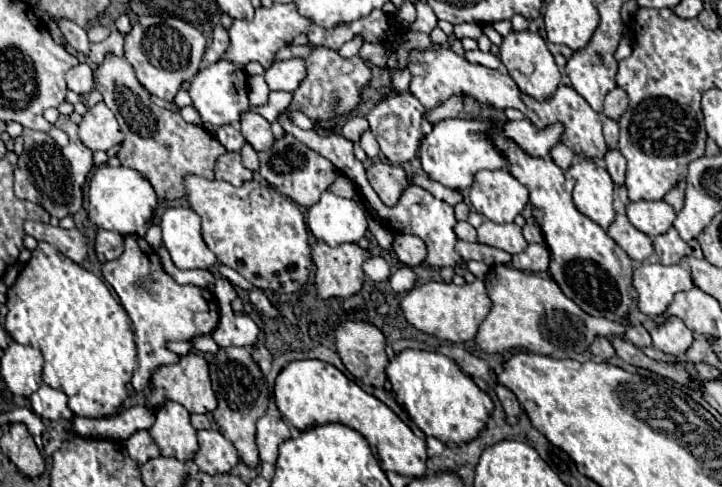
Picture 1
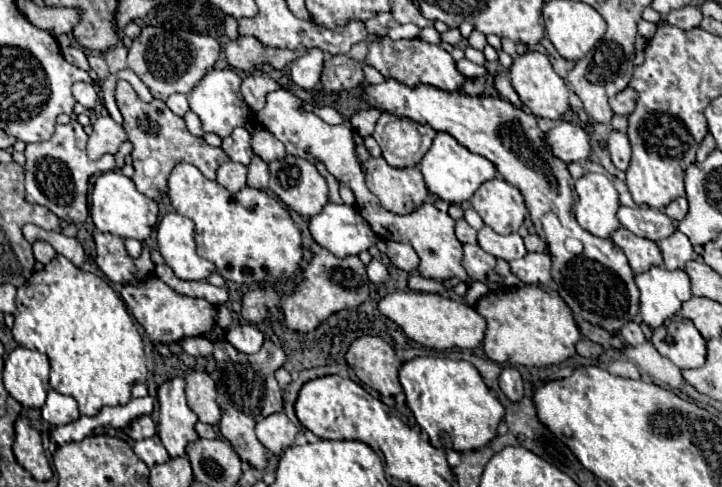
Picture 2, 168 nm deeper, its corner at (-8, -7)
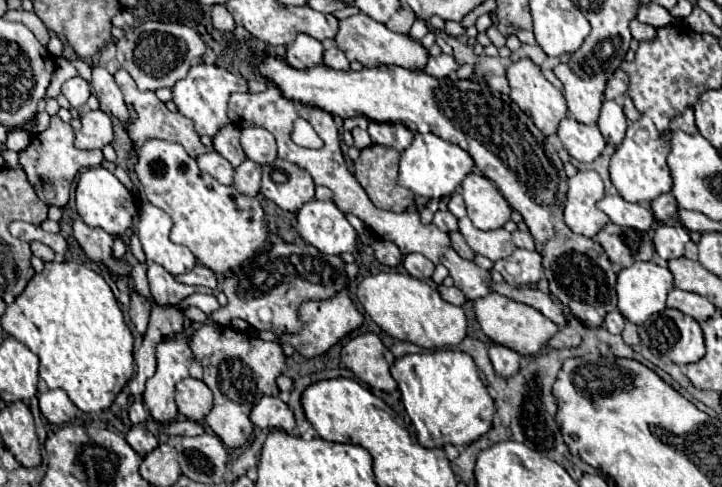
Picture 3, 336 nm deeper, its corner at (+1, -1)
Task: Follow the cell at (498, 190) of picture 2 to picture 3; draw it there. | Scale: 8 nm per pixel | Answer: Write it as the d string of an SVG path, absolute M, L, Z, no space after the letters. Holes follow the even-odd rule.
M467 174L461 184L467 216L479 230L497 230L511 216L511 206L497 186L481 174Z

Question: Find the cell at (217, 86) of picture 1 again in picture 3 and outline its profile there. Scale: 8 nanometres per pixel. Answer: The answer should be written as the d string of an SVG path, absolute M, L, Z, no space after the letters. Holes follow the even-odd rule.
M195 64L187 72L185 78L177 80L171 88L173 102L177 106L177 112L191 118L195 122L195 130L199 136L215 136L221 128L229 124L227 116L227 102L233 92L247 92L247 82L241 76L235 76L227 72L225 68L213 66L213 64Z

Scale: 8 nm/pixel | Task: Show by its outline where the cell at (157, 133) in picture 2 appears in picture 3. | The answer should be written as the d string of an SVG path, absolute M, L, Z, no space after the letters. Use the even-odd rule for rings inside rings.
M123 68L117 70L115 80L117 80L117 86L121 88L121 92L125 96L127 106L131 106L131 112L133 112L131 126L127 126L127 132L129 132L133 146L139 146L139 142L145 142L147 138L161 138L161 140L167 140L167 142L179 142L191 158L197 158L199 154L207 152L207 148L199 142L197 132L193 128L193 122L189 118L181 116L179 112L169 112L167 106L155 96L155 92L141 92L135 86L135 82L131 82L131 76L127 74L127 70L123 70Z

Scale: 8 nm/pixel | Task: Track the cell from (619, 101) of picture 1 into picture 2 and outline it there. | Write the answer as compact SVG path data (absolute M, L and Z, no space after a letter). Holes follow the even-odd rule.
M630 86L624 88L622 92L618 92L616 96L612 96L610 100L610 108L614 114L620 114L620 116L630 116L636 108L636 90L632 90Z

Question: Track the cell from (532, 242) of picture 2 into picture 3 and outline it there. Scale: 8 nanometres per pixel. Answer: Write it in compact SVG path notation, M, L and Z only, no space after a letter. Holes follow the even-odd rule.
M515 230L515 232L513 232L513 244L515 244L517 248L529 248L529 250L535 248L533 236L531 236L529 232L521 232L521 230Z

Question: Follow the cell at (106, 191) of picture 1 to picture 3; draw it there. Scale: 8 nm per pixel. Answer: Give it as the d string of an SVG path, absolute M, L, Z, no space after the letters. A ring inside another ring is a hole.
M103 166L87 168L81 172L79 184L75 190L75 200L77 200L77 212L81 220L87 226L103 228L111 236L123 234L133 224L133 218L137 216L137 210L139 210L139 200Z

